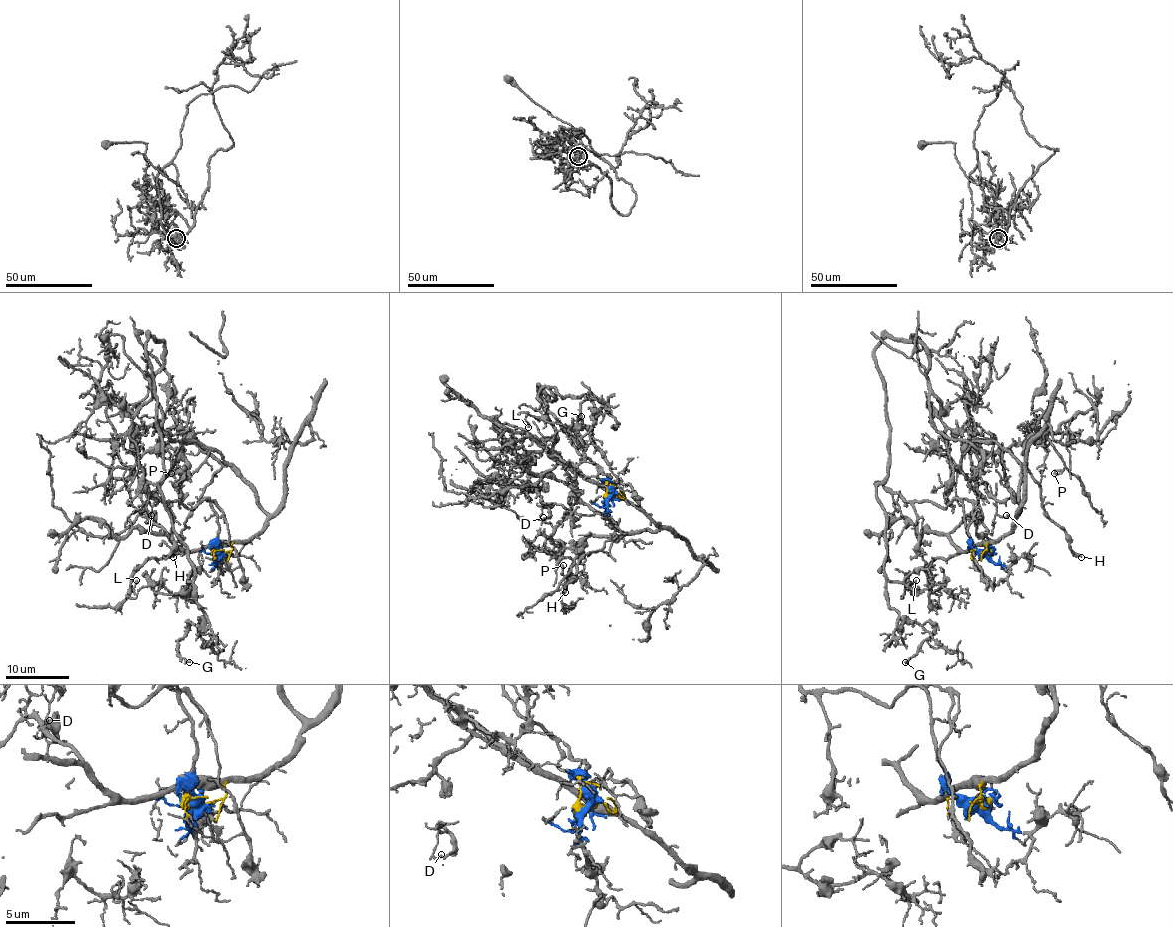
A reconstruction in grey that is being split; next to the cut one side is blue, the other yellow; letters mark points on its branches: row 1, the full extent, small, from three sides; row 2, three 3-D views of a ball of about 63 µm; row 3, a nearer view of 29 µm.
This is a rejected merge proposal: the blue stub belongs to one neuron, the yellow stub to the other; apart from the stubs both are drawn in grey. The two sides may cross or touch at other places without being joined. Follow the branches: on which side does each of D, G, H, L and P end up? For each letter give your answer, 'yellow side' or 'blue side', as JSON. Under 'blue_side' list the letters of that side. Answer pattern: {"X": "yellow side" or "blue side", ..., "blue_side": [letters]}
{"D": "blue side", "G": "blue side", "H": "yellow side", "L": "blue side", "P": "yellow side", "blue_side": ["D", "G", "L"]}

